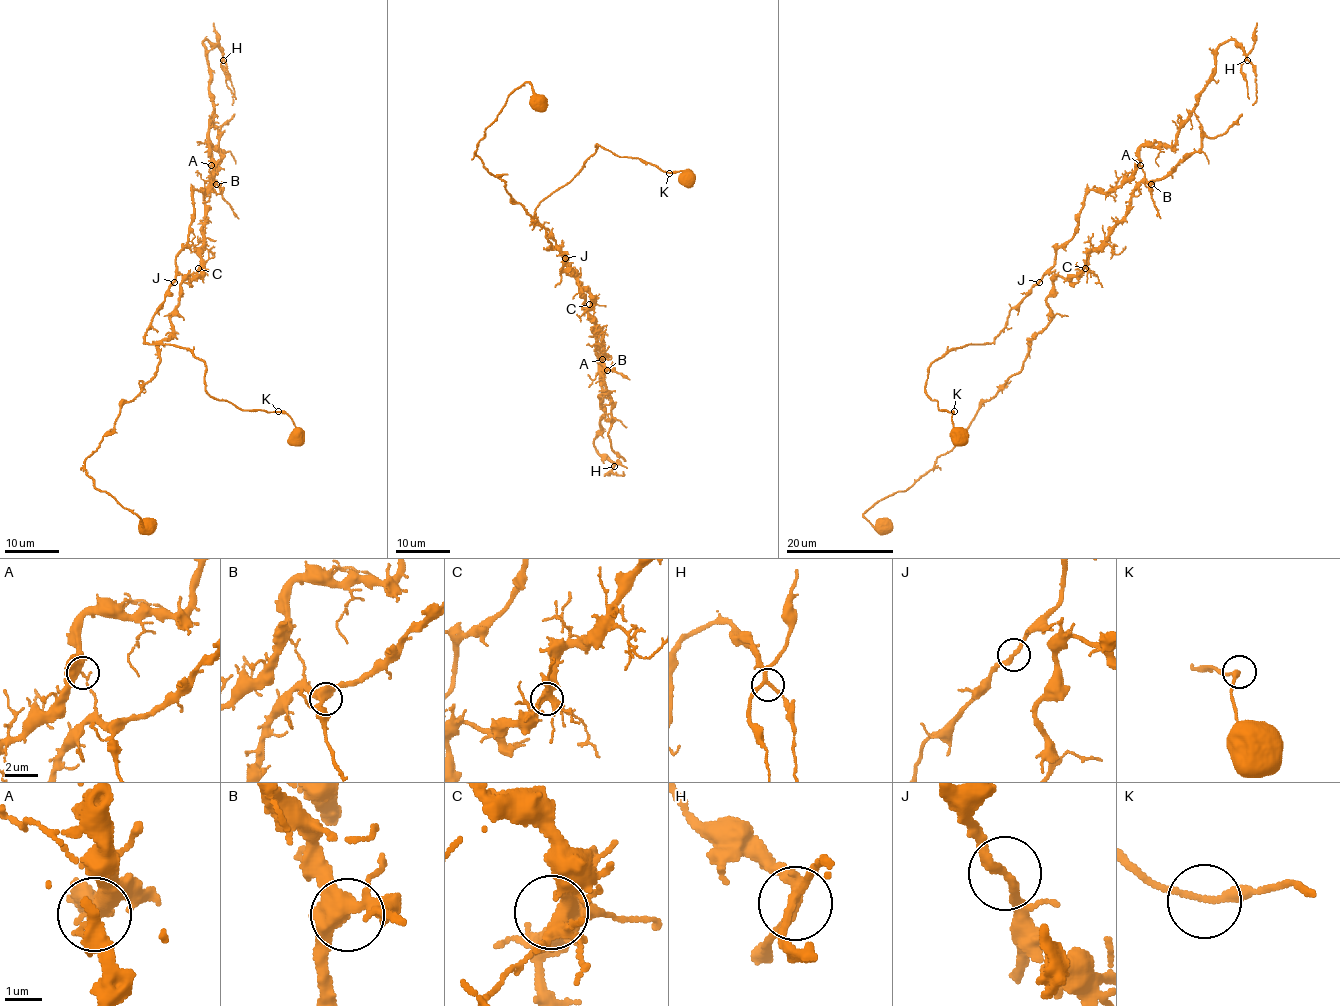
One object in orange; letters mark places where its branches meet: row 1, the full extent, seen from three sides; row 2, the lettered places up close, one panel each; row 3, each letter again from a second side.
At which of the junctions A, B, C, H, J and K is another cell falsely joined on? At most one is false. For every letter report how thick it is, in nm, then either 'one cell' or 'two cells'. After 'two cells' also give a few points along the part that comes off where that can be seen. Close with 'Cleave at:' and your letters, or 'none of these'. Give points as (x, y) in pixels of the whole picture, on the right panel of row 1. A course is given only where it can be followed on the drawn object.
A: calibre 420 nm; two cells; course (1140, 165), (1128, 212), (1086, 266), (1053, 283), (1050, 322), (1022, 369), (931, 469), (864, 513), (892, 528)
B: calibre 420 nm; one cell
C: calibre 400 nm; one cell
H: calibre 200 nm; one cell
J: calibre 260 nm; one cell
K: calibre 200 nm; one cell
Cleave at: A

